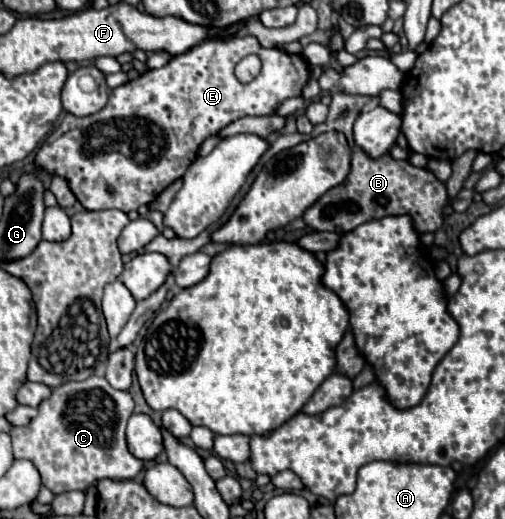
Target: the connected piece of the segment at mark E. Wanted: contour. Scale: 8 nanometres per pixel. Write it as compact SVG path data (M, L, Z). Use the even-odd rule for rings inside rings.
M242 37L242 39L232 39L232 41L206 41L206 43L198 45L198 47L192 47L188 53L182 53L182 55L172 57L164 67L160 67L160 69L150 69L150 71L146 71L144 75L140 75L138 79L128 81L128 83L124 83L124 85L112 89L112 91L110 91L110 99L108 99L108 105L106 105L102 111L98 111L98 113L94 113L94 115L88 115L88 117L66 115L64 121L62 121L62 127L58 125L58 129L52 131L52 133L48 135L48 139L44 141L44 145L40 147L40 151L38 151L38 155L36 155L36 165L38 165L40 169L46 169L46 171L50 171L50 173L56 173L56 175L66 177L66 181L68 181L70 189L74 191L74 195L78 197L78 201L80 201L86 209L90 209L90 211L100 211L100 209L120 209L120 211L124 211L124 213L136 211L140 205L146 205L146 203L154 201L168 185L172 185L176 179L180 179L180 177L186 173L186 169L190 167L190 163L196 159L198 147L202 145L204 139L208 139L210 135L216 135L224 125L228 125L228 123L232 123L232 121L236 121L236 119L240 119L240 117L246 117L246 115L272 115L280 101L290 99L290 97L300 97L302 87L308 83L308 79L310 79L310 71L308 71L308 63L306 63L304 57L300 57L300 55L288 55L286 51L276 49L276 47L274 47L274 49L264 49L264 47L258 45L258 39L256 39L256 37ZM250 53L256 53L256 55L260 57L260 61L262 61L262 71L258 73L256 79L252 79L250 83L244 85L244 83L240 83L240 81L236 79L234 67L236 67L236 63L238 63L240 59L244 59L244 57L250 55ZM108 187L114 189L112 195L108 193Z

